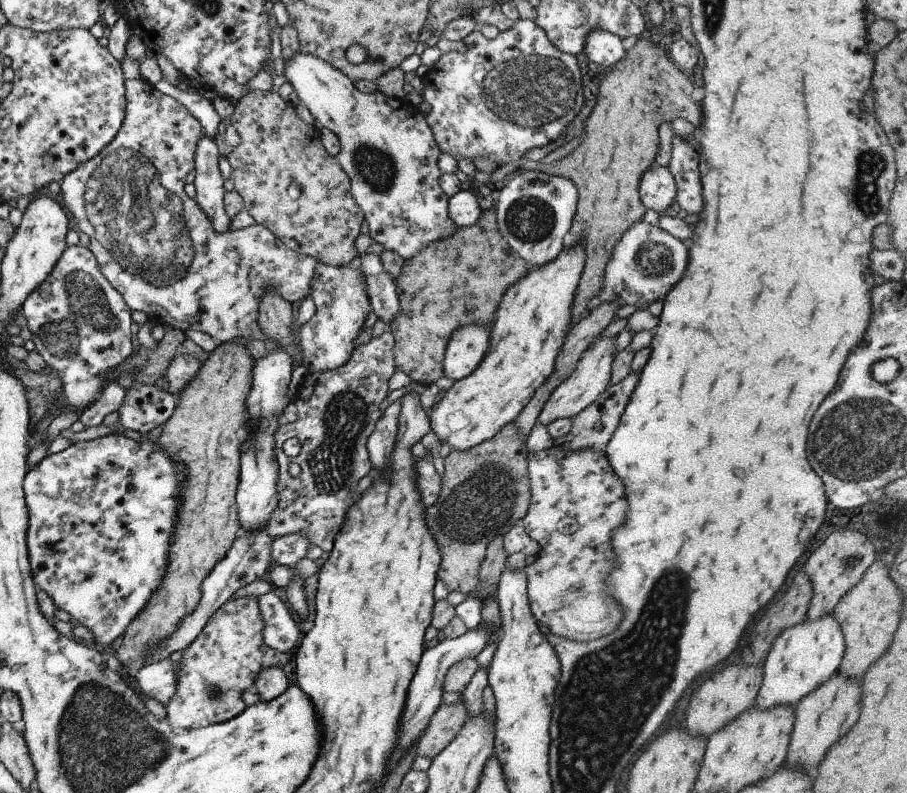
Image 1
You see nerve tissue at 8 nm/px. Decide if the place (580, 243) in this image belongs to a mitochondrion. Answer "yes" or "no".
no

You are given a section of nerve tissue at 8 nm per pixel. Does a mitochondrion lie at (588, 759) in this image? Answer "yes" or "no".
yes

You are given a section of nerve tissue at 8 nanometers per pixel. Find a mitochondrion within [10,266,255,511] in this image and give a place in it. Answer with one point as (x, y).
(84, 310)

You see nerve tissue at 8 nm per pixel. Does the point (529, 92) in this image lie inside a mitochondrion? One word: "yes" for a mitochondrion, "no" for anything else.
yes

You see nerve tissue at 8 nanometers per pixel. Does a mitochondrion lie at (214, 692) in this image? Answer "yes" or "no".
yes

